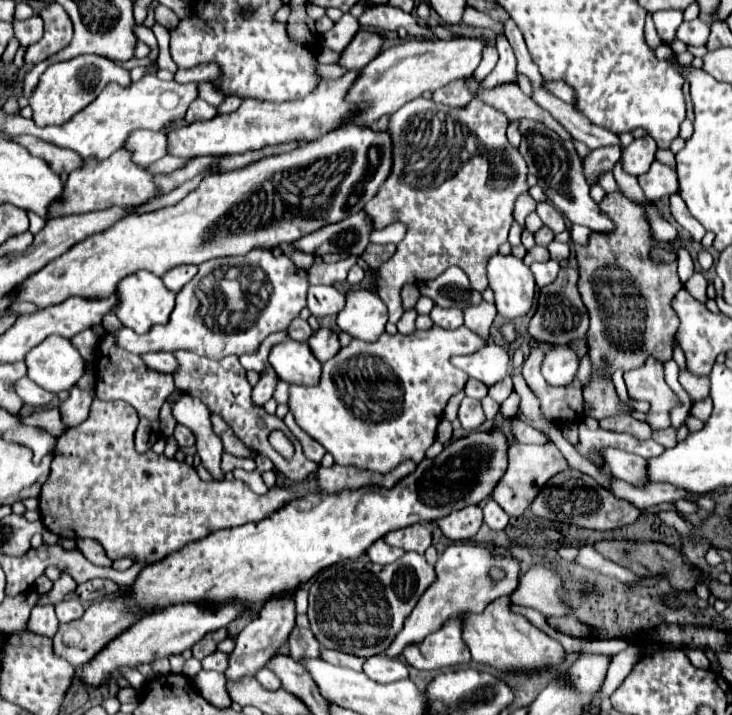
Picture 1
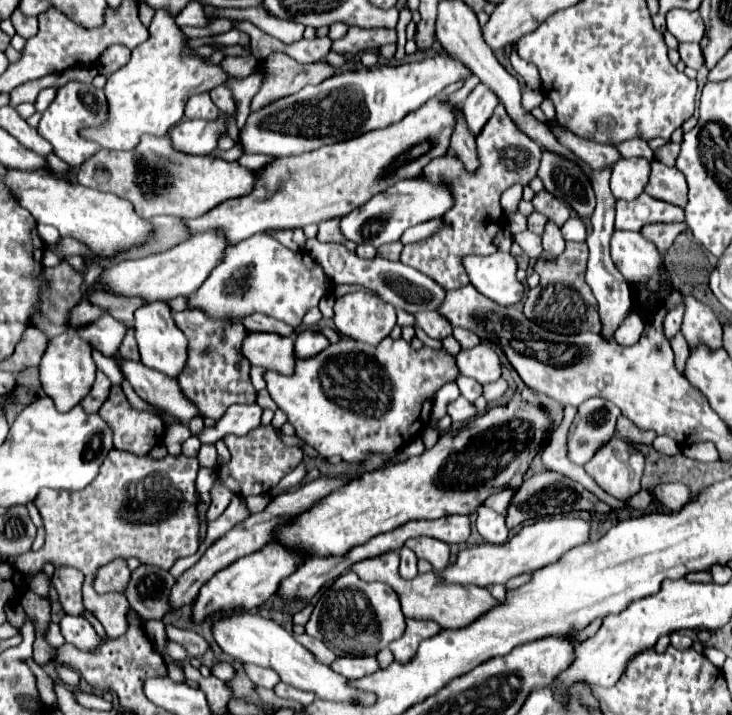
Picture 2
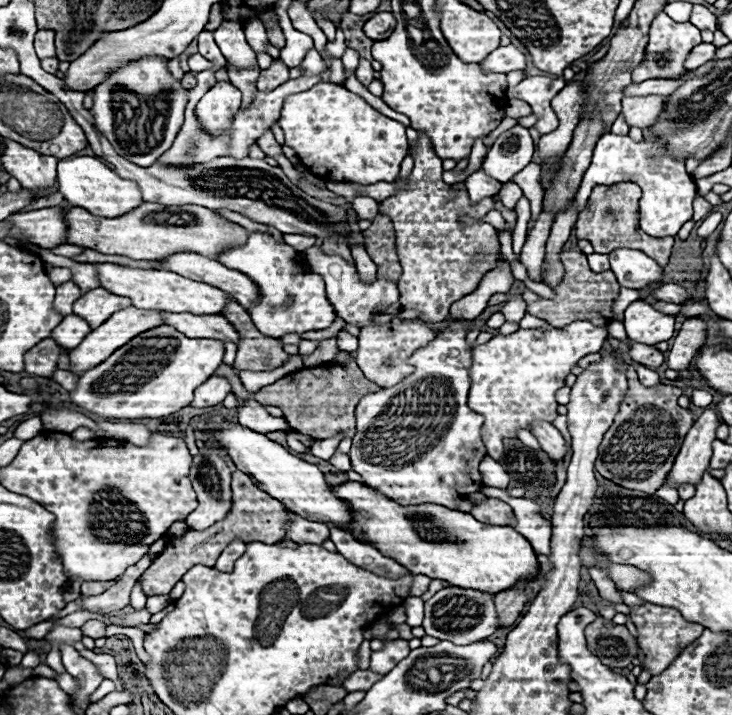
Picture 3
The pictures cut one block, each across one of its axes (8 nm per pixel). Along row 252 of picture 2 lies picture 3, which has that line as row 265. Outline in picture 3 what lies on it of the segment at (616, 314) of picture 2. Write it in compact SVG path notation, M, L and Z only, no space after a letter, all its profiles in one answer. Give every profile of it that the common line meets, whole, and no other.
M588 254L588 264L594 272L604 272L604 270L610 270L610 262L608 262L608 254Z

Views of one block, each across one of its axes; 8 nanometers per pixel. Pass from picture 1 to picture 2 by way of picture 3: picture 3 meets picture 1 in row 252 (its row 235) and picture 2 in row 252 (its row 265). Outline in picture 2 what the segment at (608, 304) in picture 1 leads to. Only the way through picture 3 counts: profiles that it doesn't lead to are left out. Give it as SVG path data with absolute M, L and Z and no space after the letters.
M646 224L642 226L640 232L646 240L650 240L658 248L658 252L664 257L674 238L686 228L688 228L686 224Z

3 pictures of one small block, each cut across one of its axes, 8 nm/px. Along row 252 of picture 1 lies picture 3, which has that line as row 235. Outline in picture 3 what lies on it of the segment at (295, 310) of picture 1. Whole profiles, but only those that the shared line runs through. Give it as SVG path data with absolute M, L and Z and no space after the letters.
M250 232L246 246L224 250L216 260L224 266L230 266L232 270L250 276L258 286L260 300L248 312L262 334L278 338L288 332L302 334L312 330L326 330L336 320L334 308L326 298L326 284L322 276L310 272L302 262L302 254L286 242L278 242L272 234Z

